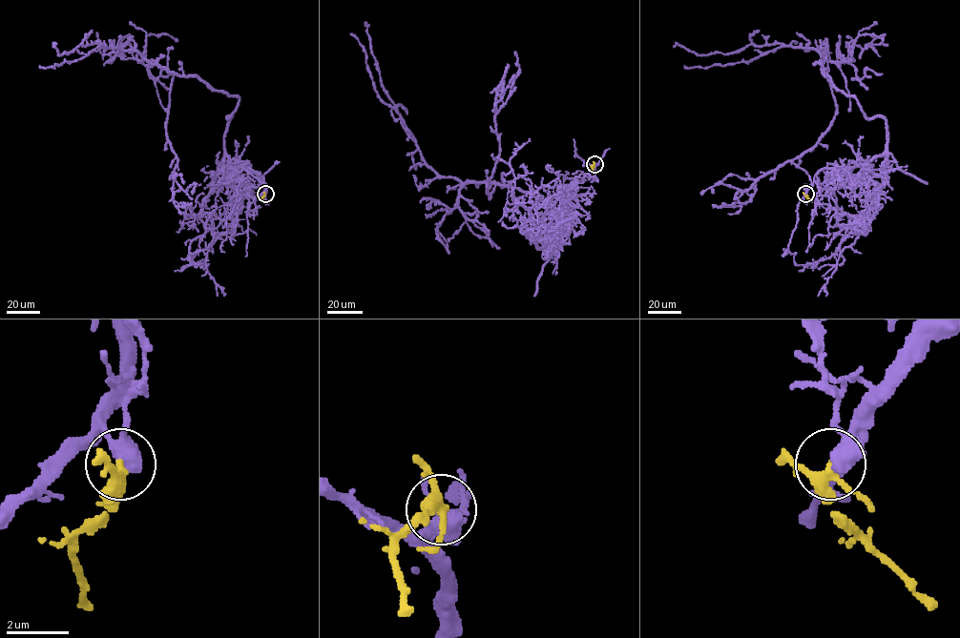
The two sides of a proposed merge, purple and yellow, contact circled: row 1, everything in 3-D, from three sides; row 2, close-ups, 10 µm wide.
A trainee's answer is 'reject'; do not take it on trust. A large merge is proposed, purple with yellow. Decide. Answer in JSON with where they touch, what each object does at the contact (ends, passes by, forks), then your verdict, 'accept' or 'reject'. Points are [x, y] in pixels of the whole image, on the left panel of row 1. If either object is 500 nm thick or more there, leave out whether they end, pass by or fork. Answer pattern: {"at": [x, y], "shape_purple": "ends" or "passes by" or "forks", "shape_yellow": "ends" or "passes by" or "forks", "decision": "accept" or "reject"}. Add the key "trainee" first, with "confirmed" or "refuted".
{"trainee": "refuted", "at": [265, 194], "decision": "accept"}

